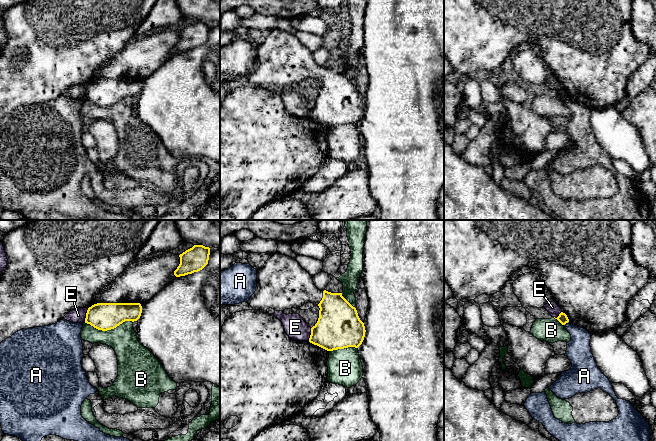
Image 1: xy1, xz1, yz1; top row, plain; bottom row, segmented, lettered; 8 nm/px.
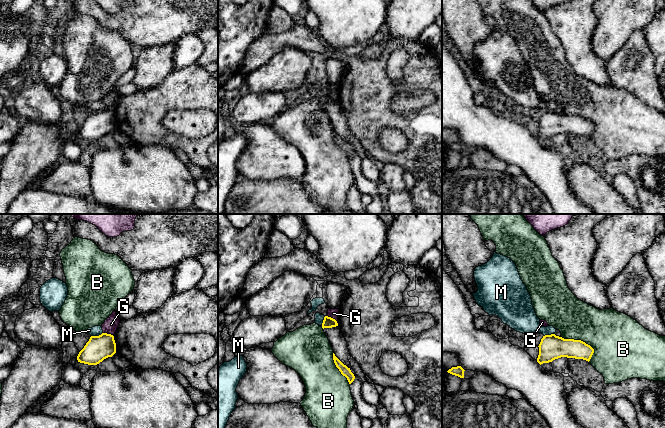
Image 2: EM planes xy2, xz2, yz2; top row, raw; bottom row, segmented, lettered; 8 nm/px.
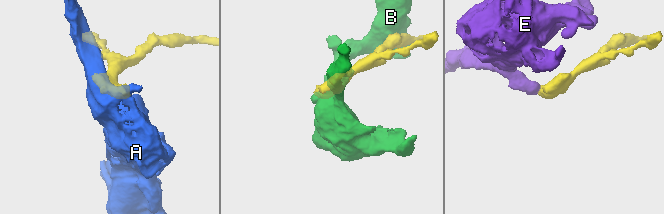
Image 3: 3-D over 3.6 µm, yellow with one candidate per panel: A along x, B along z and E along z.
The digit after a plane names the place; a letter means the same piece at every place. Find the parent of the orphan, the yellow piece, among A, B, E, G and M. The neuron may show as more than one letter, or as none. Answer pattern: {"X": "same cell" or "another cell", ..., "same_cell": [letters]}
{"A": "another cell", "B": "another cell", "E": "another cell", "G": "another cell", "M": "another cell", "same_cell": []}

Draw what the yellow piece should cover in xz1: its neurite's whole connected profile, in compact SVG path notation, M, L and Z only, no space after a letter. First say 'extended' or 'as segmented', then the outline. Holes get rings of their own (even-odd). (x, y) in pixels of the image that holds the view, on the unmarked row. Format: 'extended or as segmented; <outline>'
extended; M280 29L270 30L264 42L257 46L256 67L247 79L254 86L266 87L272 84L275 87L283 87L297 85L308 78L320 84L318 97L311 104L310 119L327 127L358 124L362 120L366 108L364 99L360 96L356 84L342 72L342 69L319 66L314 61L313 52L304 46L295 34Z

